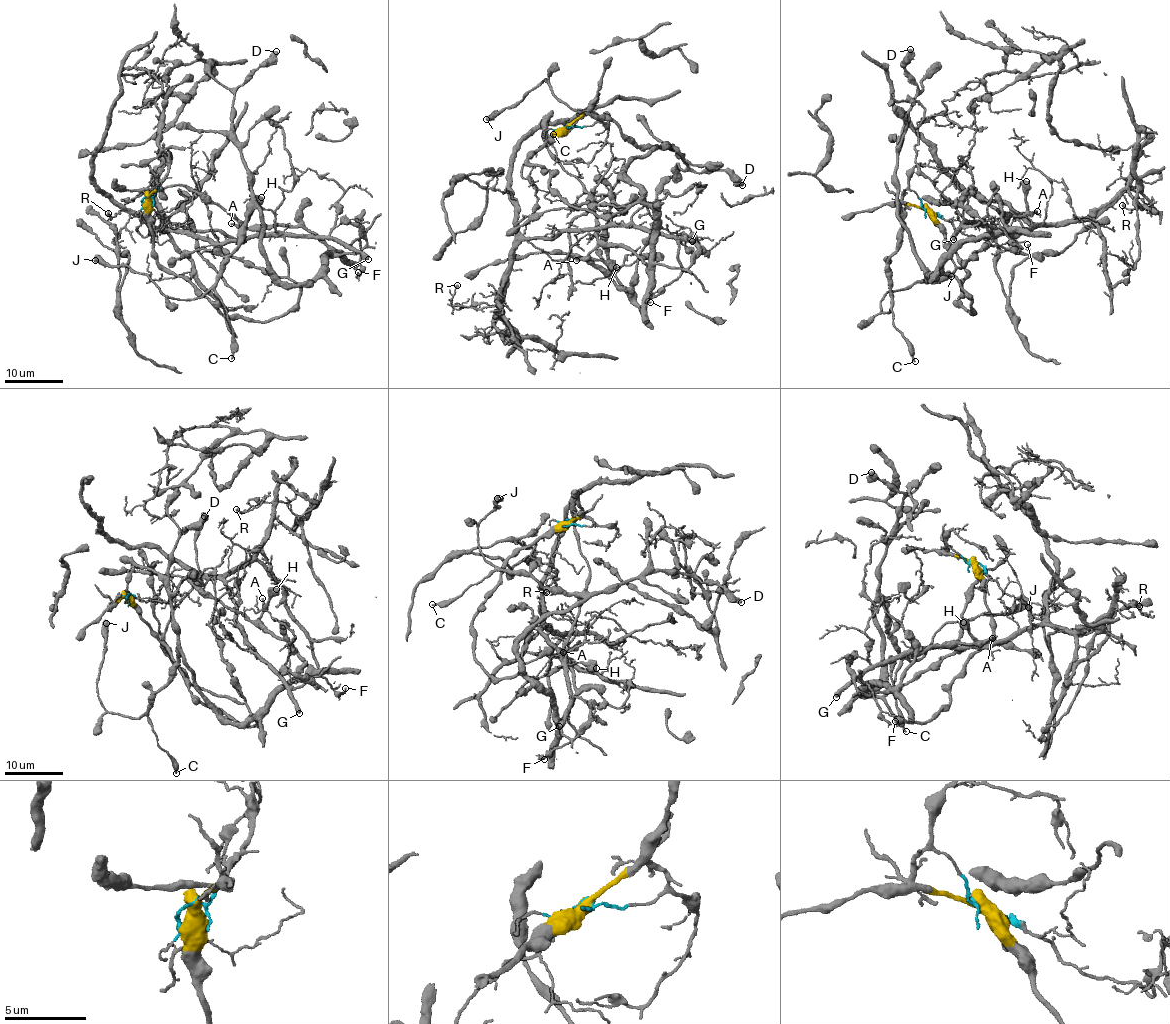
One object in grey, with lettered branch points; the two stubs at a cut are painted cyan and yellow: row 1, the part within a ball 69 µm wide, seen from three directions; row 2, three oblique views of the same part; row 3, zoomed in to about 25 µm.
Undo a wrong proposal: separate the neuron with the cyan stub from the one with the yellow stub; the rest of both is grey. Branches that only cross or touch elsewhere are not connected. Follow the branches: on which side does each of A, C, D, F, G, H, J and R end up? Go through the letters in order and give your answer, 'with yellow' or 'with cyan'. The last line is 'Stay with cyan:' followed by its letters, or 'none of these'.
A: with yellow
C: with yellow
D: with yellow
F: with cyan
G: with cyan
H: with yellow
J: with yellow
R: with cyan
Stay with cyan: F, G, R

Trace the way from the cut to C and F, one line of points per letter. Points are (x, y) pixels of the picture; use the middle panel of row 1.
C: (568, 126), (530, 165), (573, 206), (633, 205), (624, 174), (655, 150), (581, 114), (553, 134)
F: (567, 126), (521, 168), (537, 207), (518, 232), (549, 238), (636, 225), (674, 235), (681, 273), (651, 301)

